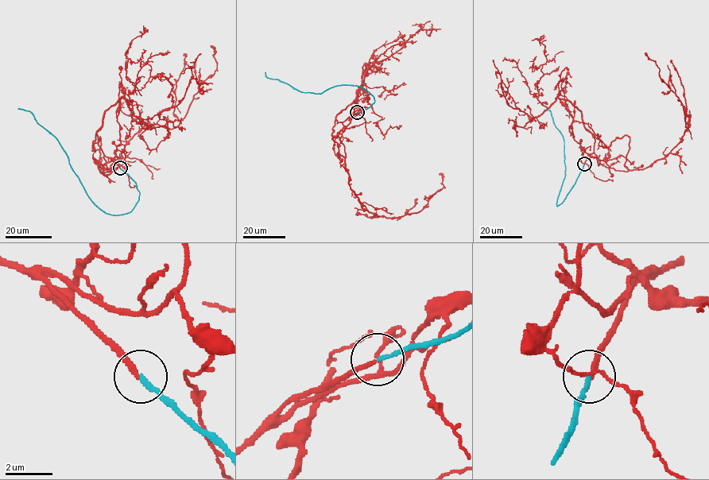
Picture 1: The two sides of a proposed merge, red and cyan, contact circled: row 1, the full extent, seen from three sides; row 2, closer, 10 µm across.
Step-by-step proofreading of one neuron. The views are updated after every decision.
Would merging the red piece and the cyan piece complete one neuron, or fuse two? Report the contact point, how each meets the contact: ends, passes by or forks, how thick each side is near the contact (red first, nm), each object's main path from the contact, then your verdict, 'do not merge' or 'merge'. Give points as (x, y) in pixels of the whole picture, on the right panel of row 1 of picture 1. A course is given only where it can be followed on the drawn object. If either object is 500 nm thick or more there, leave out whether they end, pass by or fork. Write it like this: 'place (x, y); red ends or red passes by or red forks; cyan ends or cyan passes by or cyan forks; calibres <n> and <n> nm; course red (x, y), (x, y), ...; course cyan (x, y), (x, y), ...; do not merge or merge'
place (584, 164); red ends; cyan ends; calibres 170 and 170 nm; course red (584, 164), (590, 155), (617, 170), (649, 167), (678, 144), (690, 125), (685, 125), (680, 100), (645, 52); course cyan (584, 164), (564, 200), (556, 205), (564, 178), (564, 139), (555, 126), (550, 110), (544, 110); merge

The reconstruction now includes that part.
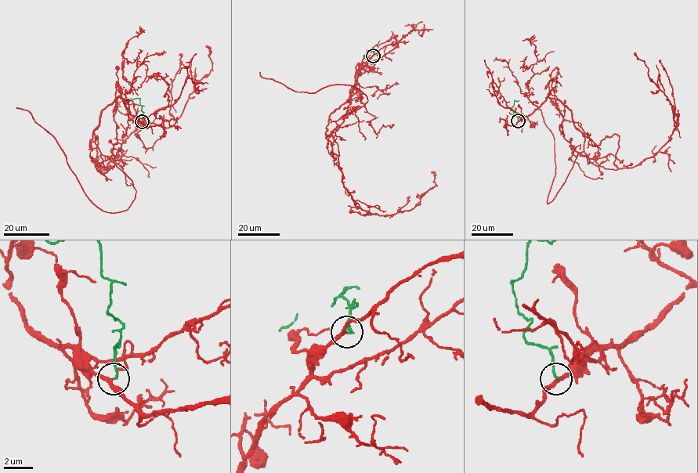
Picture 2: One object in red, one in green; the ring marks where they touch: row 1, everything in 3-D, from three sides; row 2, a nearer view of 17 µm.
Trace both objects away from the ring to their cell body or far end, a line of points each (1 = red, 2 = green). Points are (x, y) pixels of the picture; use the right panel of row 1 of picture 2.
1: (518, 120), (547, 97), (558, 99), (571, 110), (587, 156), (606, 168), (638, 165), (678, 124), (634, 52)
2: (518, 120), (511, 107), (514, 100), (518, 100)

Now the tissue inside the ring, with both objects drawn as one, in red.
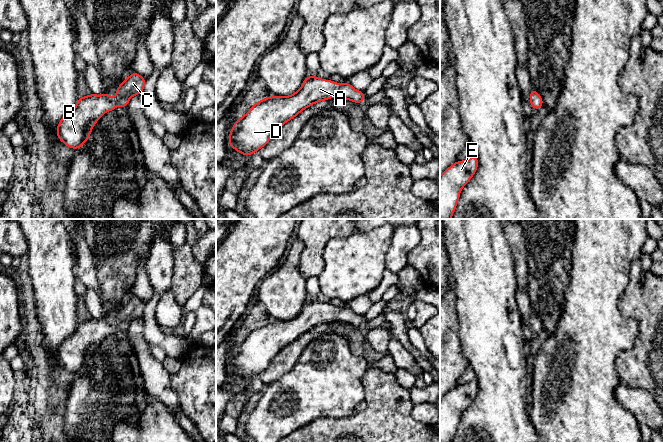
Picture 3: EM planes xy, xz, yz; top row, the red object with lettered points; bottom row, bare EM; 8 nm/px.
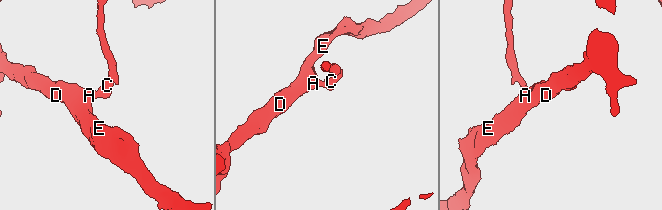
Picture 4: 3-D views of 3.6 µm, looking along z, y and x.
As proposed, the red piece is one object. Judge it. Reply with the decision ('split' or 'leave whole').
leave whole

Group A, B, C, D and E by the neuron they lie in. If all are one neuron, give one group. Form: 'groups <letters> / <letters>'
groups A B C D E

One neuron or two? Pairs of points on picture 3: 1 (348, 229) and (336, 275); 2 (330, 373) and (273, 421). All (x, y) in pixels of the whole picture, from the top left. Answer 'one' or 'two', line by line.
1: two
2: one

